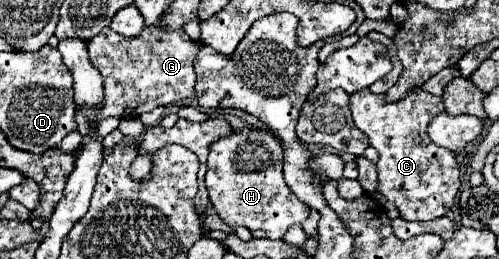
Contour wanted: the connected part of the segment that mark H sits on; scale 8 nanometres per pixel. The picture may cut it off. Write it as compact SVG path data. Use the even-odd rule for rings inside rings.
M241 129L211 145L205 185L209 199L229 227L247 227L253 237L283 239L289 227L309 217L309 207L289 191L283 179L281 143L265 129Z

